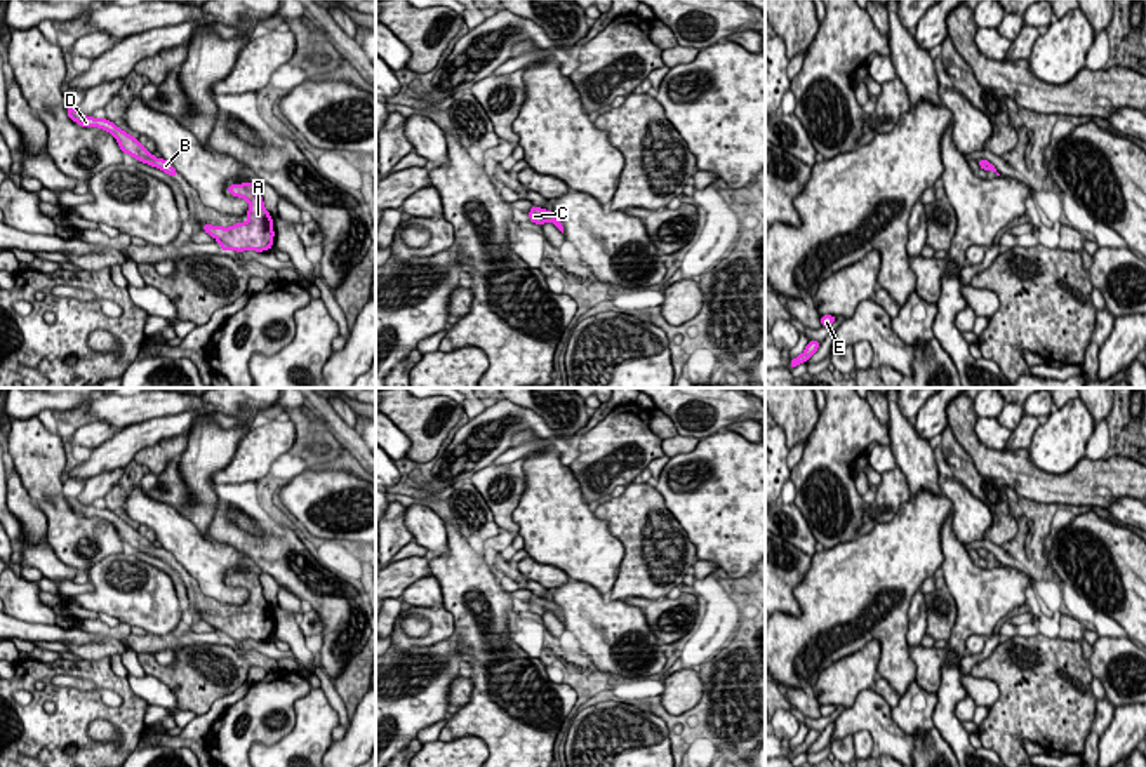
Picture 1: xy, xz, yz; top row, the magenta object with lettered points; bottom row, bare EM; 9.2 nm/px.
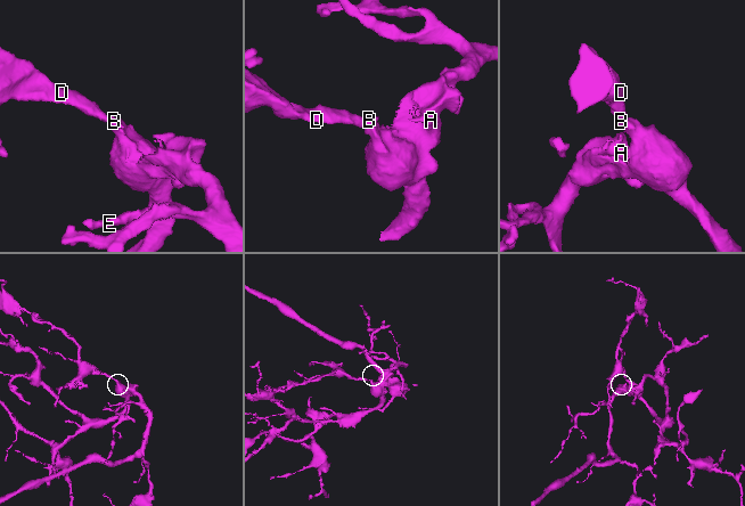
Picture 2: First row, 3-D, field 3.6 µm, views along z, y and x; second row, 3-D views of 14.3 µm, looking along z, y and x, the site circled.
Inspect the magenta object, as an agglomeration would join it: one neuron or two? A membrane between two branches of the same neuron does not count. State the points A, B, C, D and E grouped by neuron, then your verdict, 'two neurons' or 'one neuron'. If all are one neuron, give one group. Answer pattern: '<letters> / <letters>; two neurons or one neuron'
A B C D E; one neuron

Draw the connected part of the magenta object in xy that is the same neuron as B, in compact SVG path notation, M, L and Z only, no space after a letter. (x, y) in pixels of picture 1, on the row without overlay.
M66 496L66 503L73 511L77 511L82 517L99 517L99 518L104 518L110 524L113 524L122 543L129 543L136 550L148 553L151 557L157 557L157 558L163 560L165 564L169 564L170 567L179 565L179 562L174 558L174 555L170 555L163 548L155 548L153 543L150 543L144 536L139 534L136 525L129 525L120 517L117 517L113 511L110 511L108 508L99 510L94 506L85 506L77 497L70 497L70 496Z

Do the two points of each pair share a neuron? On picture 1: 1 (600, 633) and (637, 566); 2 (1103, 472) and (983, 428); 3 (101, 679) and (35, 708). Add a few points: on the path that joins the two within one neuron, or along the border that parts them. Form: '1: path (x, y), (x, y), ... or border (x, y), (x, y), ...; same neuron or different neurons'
1: border (612, 599), (623, 600); different neurons
2: border (976, 418), (976, 437), (985, 446), (1002, 451); different neurons
3: path (126, 701), (117, 712), (75, 712), (66, 719); same neuron

